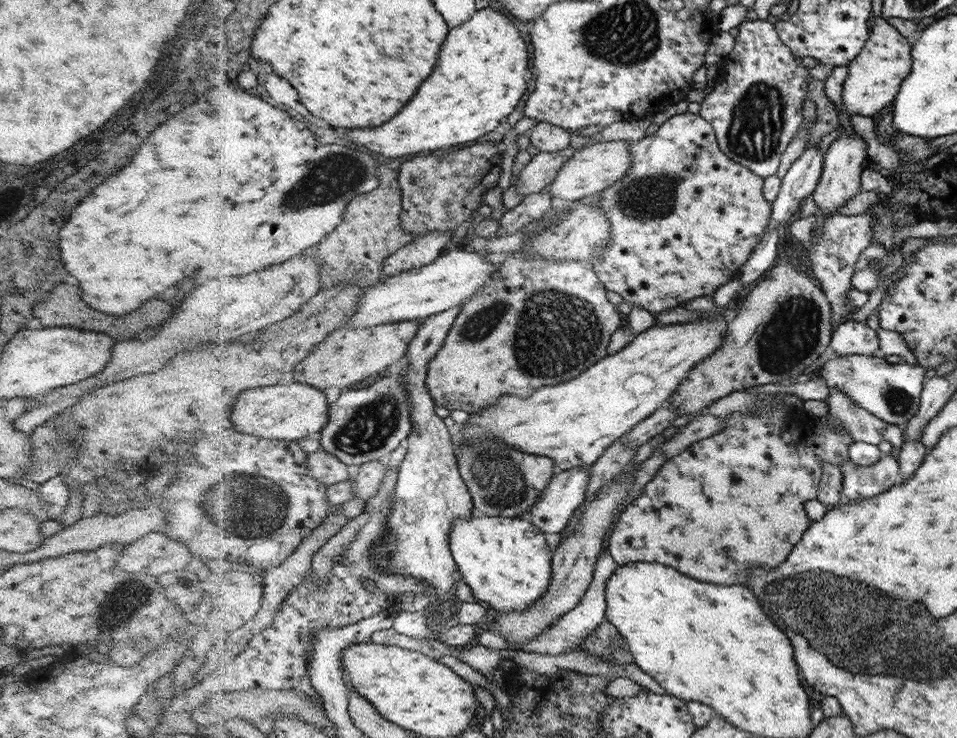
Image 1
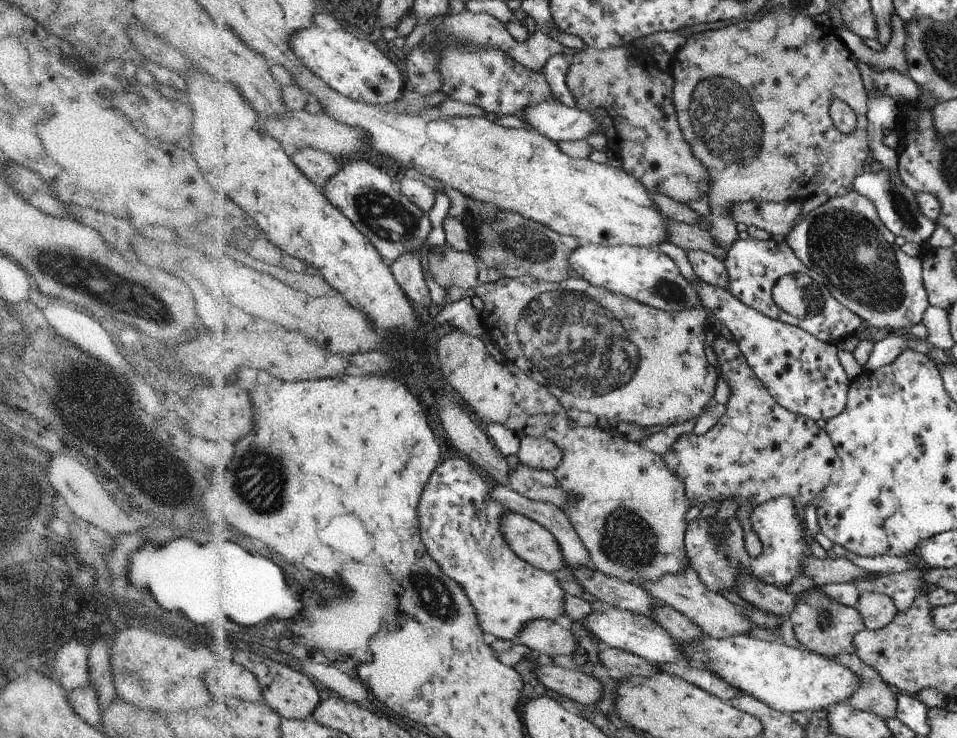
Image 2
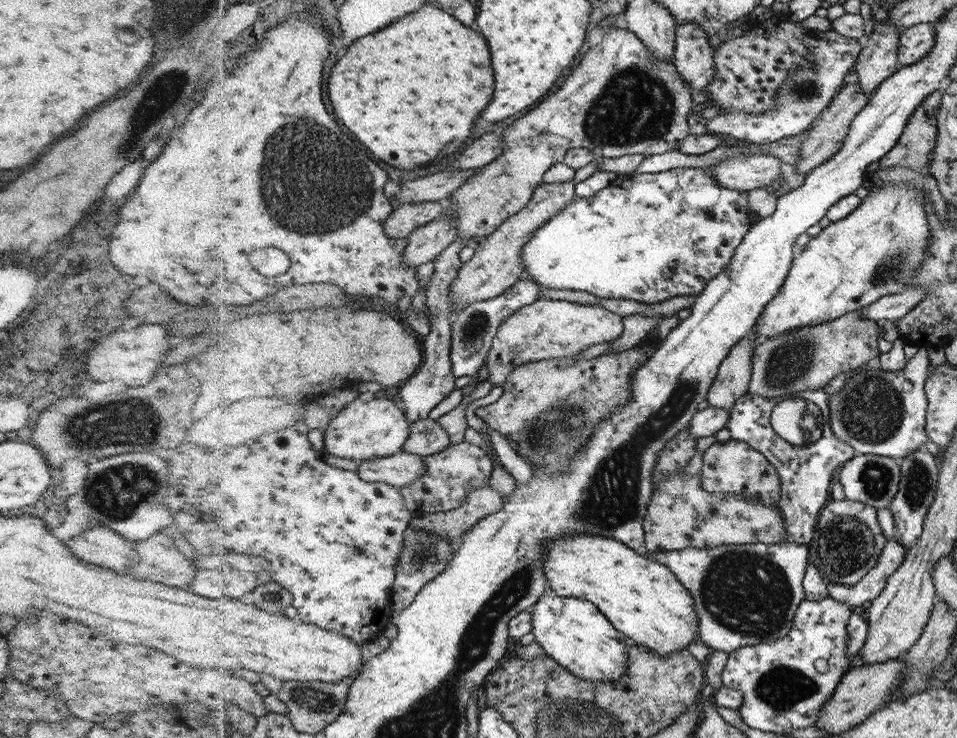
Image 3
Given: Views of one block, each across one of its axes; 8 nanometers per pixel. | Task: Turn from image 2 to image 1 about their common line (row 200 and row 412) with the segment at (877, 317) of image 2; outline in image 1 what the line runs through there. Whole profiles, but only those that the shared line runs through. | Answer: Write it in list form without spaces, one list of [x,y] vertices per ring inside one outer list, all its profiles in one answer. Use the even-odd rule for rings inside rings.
[[[829,387],[829,396],[825,399],[828,406],[827,416],[841,422],[841,426],[852,434],[852,441],[875,444],[888,441],[892,444],[891,455],[895,460],[903,442],[903,427],[889,425],[880,420],[868,409],[862,408],[839,388]]]

